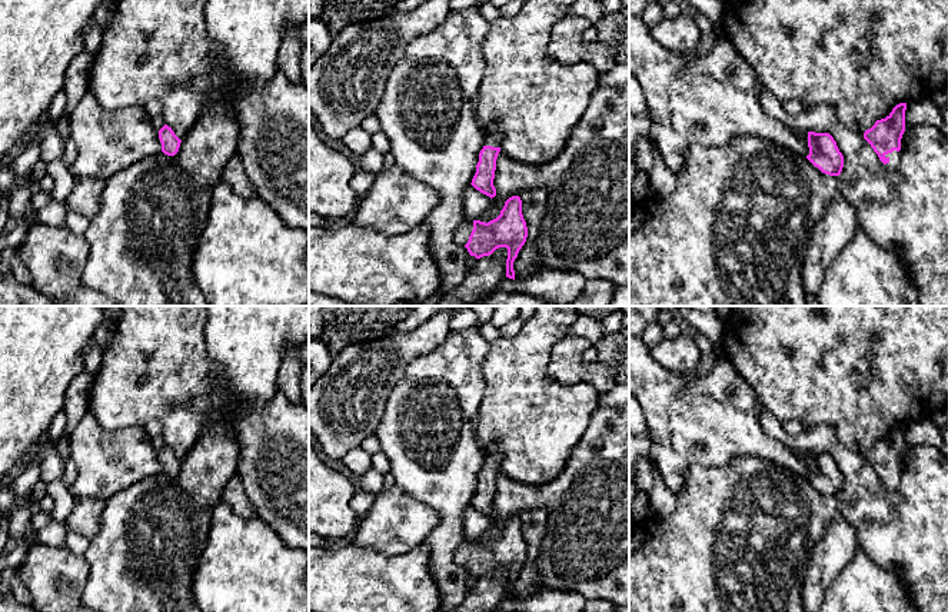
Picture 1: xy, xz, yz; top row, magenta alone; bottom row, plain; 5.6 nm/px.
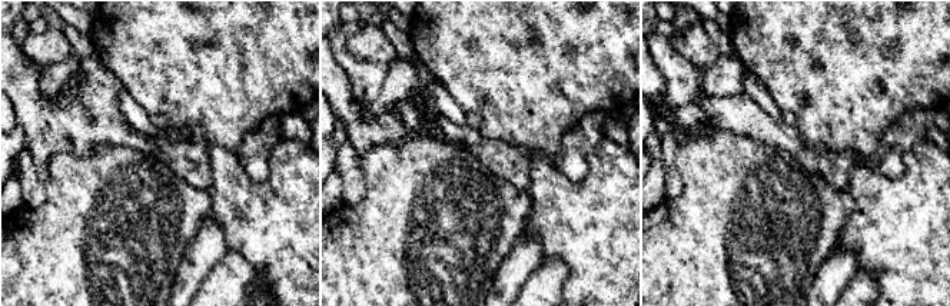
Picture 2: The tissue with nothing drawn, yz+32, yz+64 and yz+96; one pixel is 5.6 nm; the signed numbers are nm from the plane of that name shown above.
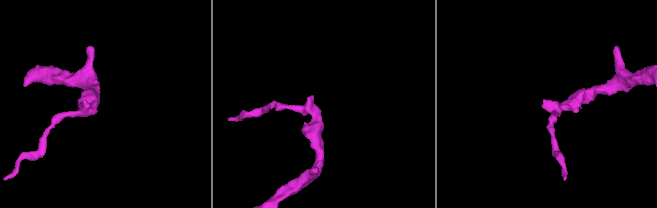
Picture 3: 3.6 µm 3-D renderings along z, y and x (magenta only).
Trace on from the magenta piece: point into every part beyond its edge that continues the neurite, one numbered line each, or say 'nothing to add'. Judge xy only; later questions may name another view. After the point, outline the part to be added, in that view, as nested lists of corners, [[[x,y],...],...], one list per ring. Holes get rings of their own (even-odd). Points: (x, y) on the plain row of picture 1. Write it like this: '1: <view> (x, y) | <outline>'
nothing to add

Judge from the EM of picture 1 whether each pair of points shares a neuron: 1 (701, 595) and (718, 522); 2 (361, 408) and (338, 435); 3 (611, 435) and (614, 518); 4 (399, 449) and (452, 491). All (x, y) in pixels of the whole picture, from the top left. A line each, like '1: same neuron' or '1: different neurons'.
1: same neuron
2: same neuron
3: same neuron
4: same neuron

